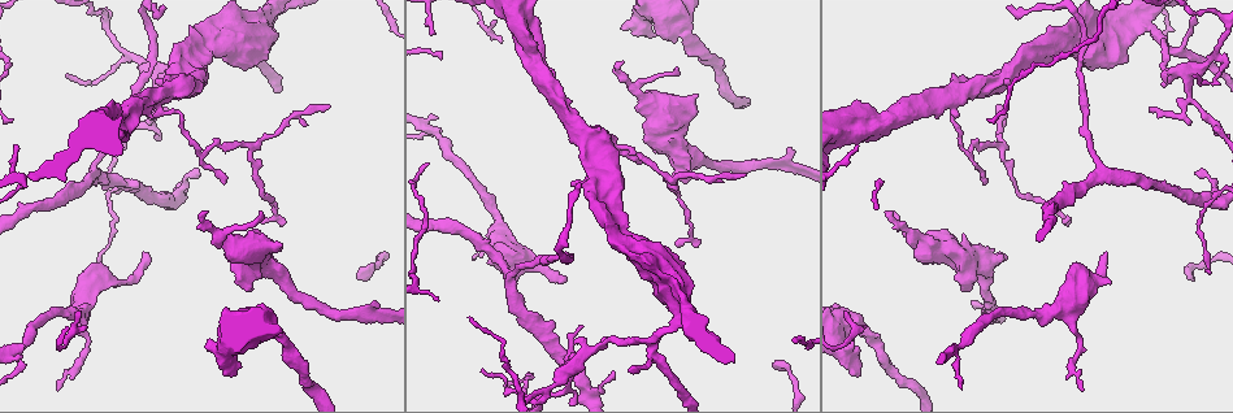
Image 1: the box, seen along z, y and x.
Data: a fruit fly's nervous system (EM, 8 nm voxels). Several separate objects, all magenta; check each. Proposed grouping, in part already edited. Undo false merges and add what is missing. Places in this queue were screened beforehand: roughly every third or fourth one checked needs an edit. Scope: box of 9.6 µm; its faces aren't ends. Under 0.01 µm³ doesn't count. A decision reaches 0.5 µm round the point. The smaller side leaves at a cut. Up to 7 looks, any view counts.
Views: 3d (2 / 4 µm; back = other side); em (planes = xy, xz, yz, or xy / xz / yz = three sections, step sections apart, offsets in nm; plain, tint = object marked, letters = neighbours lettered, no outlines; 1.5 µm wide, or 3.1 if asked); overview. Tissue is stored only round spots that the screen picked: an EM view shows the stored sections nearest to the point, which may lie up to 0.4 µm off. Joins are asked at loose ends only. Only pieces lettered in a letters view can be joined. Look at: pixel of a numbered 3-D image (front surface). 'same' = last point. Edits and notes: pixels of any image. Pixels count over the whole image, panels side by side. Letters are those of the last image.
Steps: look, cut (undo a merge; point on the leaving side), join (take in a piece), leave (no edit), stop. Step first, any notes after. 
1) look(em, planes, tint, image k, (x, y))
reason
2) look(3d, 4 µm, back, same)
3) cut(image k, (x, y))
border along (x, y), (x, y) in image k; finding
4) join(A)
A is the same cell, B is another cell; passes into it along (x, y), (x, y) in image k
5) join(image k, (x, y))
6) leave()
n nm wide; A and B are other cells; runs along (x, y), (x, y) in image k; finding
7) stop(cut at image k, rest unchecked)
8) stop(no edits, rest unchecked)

look(em, yz, step 8, letters, image 1, (563, 281))
branch stops here

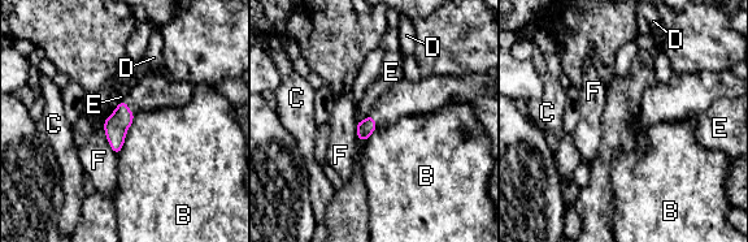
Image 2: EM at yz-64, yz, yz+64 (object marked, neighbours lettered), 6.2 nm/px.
leave()
B, C, D, E and F are other cells; border along (134, 116), (117, 155) in image 2; no lettered piece goes on from it

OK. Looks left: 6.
look(em, xz, step 8, letters, image 1, (436, 117))
three-way junction

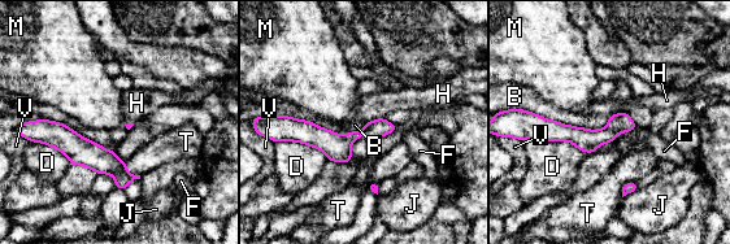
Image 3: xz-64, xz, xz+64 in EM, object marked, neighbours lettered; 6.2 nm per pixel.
look(em, planes, letters, same)

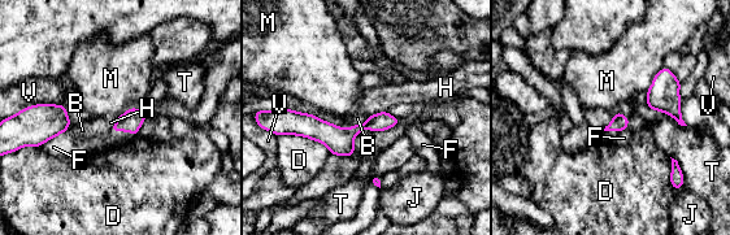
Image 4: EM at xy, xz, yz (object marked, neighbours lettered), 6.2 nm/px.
leave()
D touches over 220 nm; B, D, F, H, J, M, T and V are other cells; none of them fits

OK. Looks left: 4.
look(3d, 2 µm, image 1, (909, 234))
thick turns thin

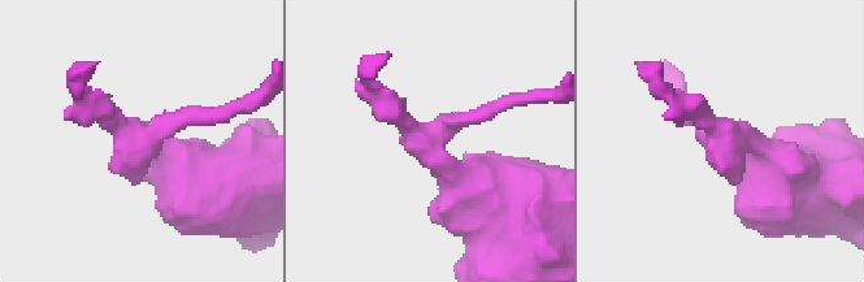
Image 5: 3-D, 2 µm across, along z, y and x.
look(em, xz, step 8, tint, image 5, (429, 144))
need the tissue

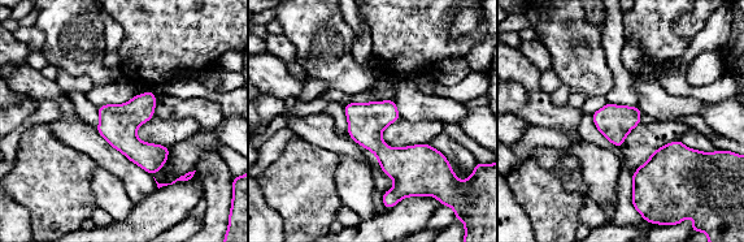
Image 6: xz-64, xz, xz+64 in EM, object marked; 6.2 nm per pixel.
look(em, planes, letters, same)

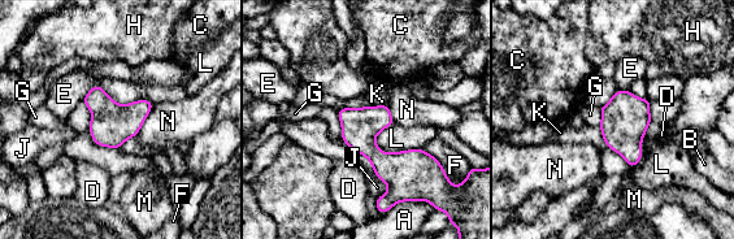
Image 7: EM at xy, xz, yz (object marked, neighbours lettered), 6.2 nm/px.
leave()
240 nm wide; A, B, C, D, E, F, G, H, J, K, L, M and N are other cells; border along (374, 137), (386, 152), (422, 150) in image 7; all the same cell

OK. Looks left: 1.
stop(no edits, rest unchecked)

